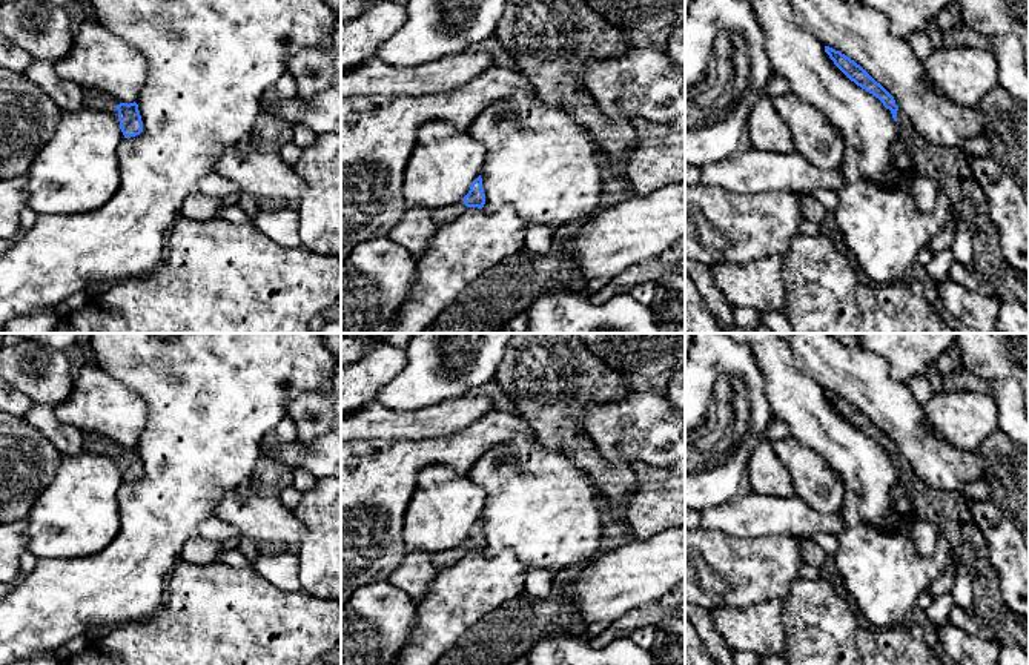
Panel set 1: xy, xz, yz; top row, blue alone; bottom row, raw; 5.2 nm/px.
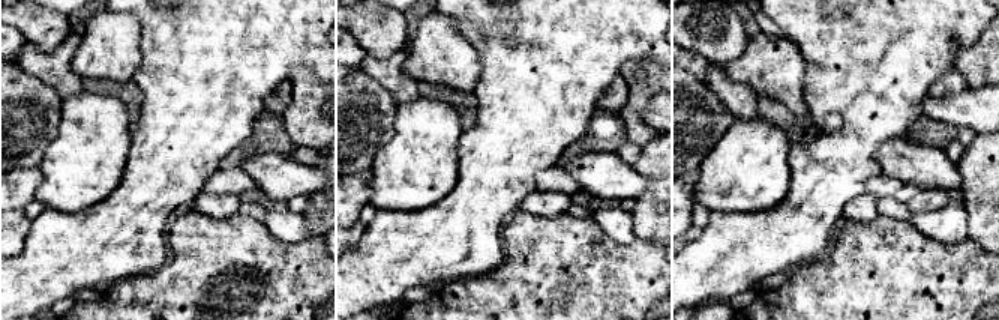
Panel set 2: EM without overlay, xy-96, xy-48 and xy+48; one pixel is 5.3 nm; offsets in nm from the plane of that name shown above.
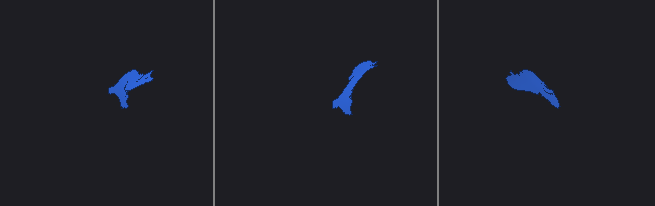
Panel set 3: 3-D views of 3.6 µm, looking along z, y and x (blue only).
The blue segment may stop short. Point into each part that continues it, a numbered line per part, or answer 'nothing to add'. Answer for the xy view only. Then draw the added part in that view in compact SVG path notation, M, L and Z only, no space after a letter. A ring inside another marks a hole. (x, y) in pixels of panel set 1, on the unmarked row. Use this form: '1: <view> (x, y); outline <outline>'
1: xy (94, 443); outline M84 433L84 448L92 453L98 455L114 455L115 462L118 464L118 455L115 453L111 439L95 435L95 433Z

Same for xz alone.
1: xz (441, 559); outline M458 545L456 548L448 548L444 551L432 553L432 564L436 570L447 568L453 564L456 564L459 559L462 559L468 551L464 548L464 545Z

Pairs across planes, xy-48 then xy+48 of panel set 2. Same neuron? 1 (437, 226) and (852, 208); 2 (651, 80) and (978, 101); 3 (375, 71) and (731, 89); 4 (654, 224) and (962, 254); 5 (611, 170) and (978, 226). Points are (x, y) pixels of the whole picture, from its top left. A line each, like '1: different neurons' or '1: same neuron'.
1: different neurons
2: different neurons
3: same neuron
4: different neurons
5: different neurons

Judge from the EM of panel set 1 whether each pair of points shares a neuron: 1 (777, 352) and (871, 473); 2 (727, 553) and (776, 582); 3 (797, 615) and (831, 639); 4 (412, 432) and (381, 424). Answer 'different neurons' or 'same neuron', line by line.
1: same neuron
2: same neuron
3: same neuron
4: same neuron

